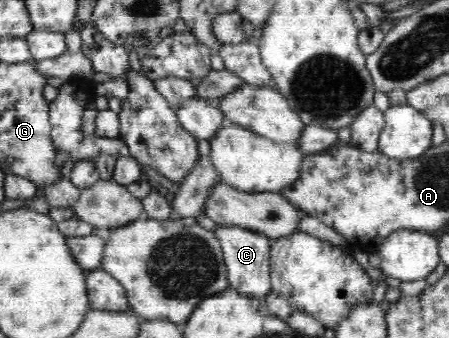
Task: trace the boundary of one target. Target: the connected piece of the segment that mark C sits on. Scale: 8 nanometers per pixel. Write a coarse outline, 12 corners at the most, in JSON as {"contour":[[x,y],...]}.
{"contour":[[217,225],[230,288],[265,299],[272,291],[271,241]]}

